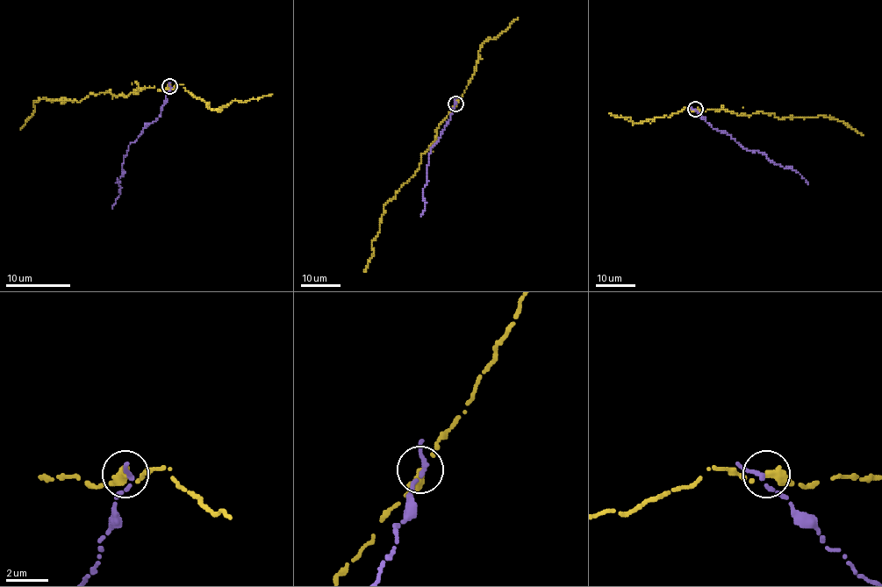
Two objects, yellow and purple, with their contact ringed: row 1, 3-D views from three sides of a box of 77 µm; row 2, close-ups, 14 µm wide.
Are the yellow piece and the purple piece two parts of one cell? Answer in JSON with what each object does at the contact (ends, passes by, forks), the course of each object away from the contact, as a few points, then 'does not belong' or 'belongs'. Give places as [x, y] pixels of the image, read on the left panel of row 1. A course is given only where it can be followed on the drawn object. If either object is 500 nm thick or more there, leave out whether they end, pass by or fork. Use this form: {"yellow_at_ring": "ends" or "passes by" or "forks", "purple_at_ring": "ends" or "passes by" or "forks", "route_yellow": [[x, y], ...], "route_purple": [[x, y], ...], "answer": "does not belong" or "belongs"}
{"yellow_at_ring": "ends", "purple_at_ring": "passes by", "route_yellow": [[168, 86], [138, 86], [128, 96], [89, 94], [78, 102], [43, 97], [33, 102], [35, 111], [20, 129]], "route_purple": [[170, 86], [159, 117], [130, 144], [124, 159], [122, 175], [117, 178], [120, 194], [112, 209]], "answer": "does not belong"}

